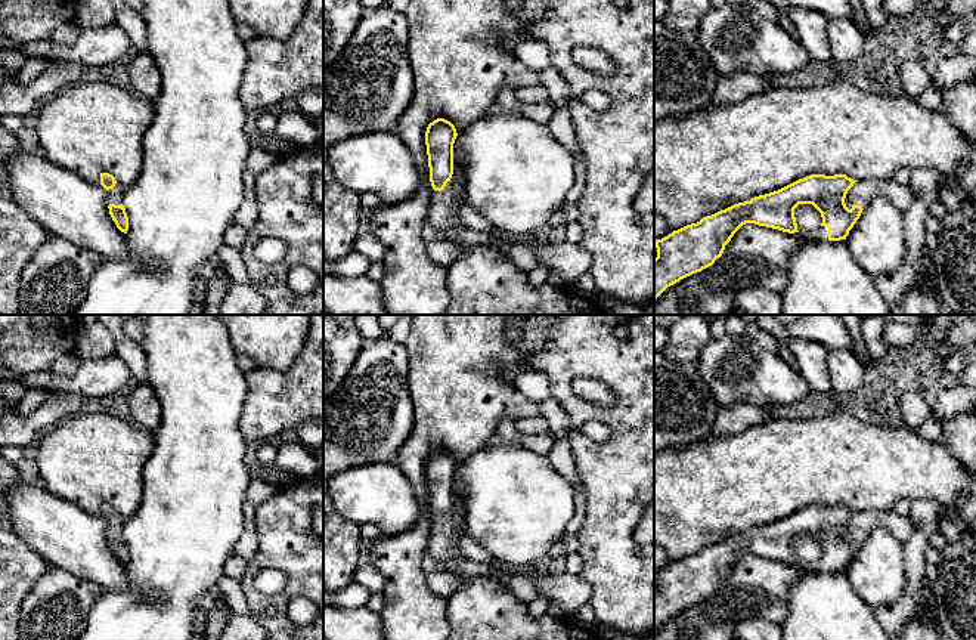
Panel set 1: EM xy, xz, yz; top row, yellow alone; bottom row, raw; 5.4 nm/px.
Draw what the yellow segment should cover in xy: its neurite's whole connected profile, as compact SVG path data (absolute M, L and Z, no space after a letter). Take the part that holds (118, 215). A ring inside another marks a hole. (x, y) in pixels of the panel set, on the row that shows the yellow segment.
M100 173L100 185L106 189L106 202L112 220L121 232L127 234L128 217L123 205L123 195L126 188L109 173Z

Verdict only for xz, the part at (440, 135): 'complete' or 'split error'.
split error

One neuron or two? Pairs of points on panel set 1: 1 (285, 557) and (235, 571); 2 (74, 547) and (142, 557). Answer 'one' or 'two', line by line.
1: two
2: two

